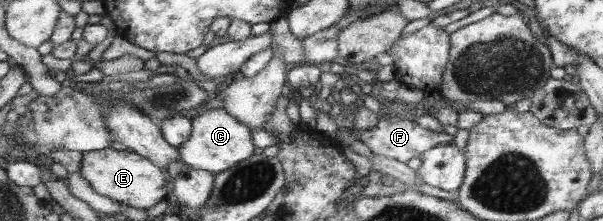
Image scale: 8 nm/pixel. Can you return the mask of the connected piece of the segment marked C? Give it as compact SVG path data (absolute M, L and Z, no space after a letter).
M212 108L192 117L192 137L181 147L180 159L197 169L210 171L215 175L227 171L241 161L248 160L255 153L251 128L239 121L227 108Z

